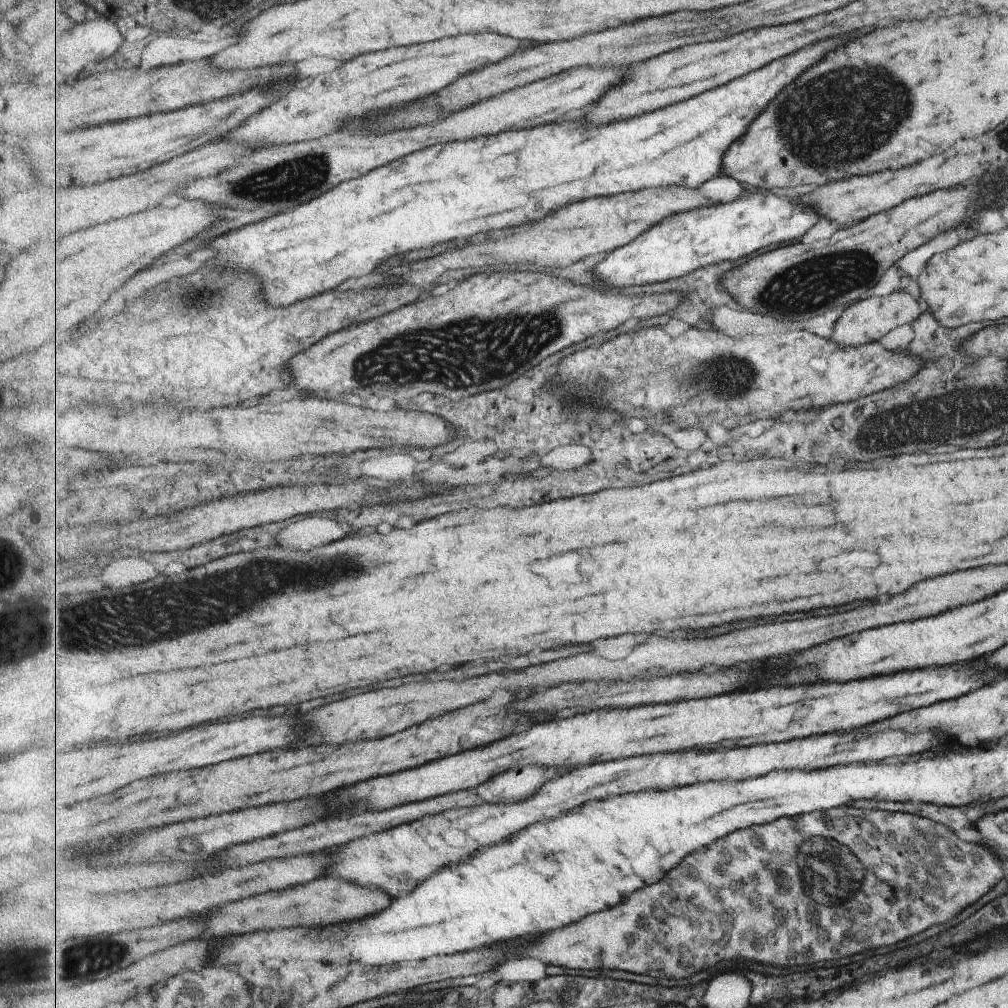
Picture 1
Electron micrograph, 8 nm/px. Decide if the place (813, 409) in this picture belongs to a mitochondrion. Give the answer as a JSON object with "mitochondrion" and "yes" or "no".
{"mitochondrion":"no"}

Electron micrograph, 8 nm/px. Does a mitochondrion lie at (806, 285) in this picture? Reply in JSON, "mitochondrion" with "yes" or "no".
{"mitochondrion":"yes"}

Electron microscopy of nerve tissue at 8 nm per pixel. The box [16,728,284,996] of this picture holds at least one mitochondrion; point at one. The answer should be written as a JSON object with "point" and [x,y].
{"point":[82,961]}

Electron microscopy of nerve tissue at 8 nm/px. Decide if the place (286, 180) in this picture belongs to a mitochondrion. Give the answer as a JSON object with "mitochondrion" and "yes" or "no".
{"mitochondrion":"yes"}

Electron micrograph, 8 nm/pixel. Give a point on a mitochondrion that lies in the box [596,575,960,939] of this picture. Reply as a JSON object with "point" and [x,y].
{"point":[833,894]}

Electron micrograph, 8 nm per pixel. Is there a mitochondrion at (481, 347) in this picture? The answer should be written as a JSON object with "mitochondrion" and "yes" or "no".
{"mitochondrion":"yes"}

